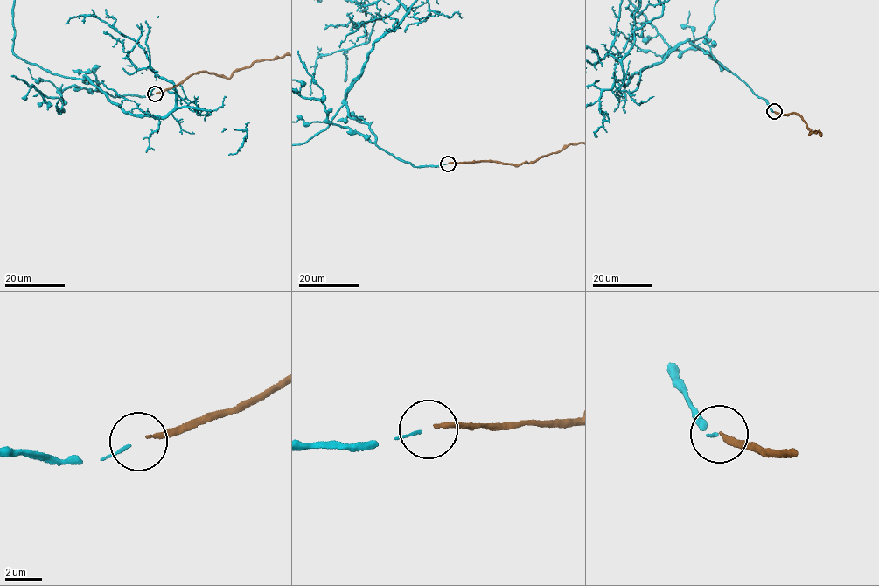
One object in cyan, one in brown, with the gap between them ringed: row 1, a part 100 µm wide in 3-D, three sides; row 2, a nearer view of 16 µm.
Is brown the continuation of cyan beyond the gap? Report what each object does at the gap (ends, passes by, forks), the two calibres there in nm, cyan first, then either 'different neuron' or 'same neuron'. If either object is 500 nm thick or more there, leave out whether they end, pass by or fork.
cyan ends there; brown ends there; 160 nm thick on the cyan side, 240 nm on the other; same neuron

